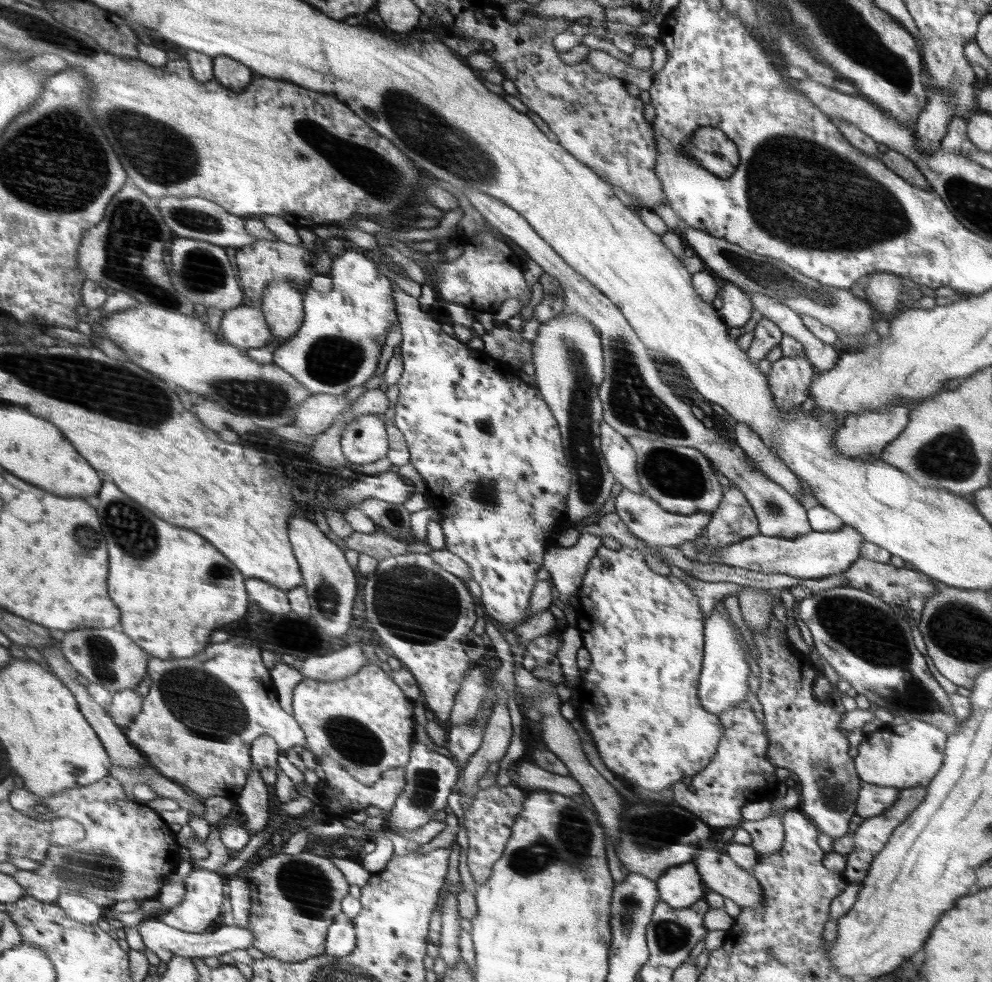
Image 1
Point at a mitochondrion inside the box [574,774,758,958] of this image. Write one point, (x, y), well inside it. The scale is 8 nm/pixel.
(646, 828)

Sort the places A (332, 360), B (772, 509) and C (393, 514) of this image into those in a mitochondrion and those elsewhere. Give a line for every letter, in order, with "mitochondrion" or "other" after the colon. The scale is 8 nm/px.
A: mitochondrion
B: mitochondrion
C: mitochondrion

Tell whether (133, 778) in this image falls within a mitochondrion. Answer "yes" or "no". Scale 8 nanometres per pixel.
no

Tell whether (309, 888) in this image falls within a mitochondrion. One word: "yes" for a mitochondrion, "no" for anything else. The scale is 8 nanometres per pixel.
yes

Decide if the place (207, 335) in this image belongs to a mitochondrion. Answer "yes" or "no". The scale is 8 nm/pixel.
no

